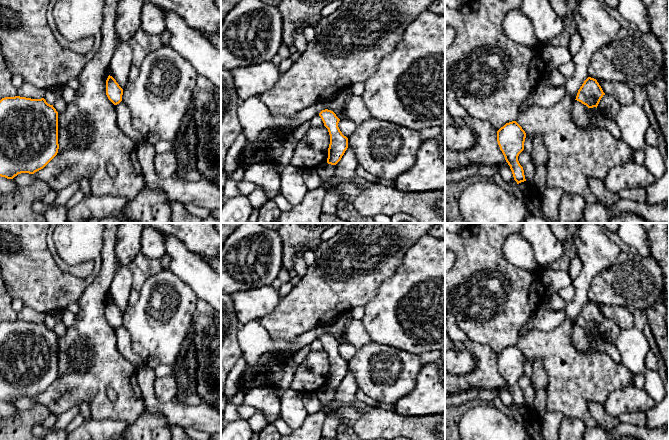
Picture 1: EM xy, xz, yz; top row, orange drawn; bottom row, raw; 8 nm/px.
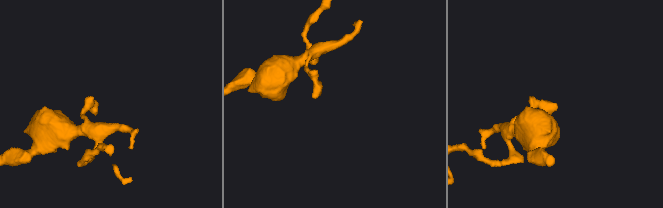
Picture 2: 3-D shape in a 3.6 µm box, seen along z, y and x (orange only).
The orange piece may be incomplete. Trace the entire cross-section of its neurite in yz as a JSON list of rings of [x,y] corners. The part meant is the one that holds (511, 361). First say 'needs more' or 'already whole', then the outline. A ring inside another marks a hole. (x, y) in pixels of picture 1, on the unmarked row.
already whole; [[[516,345],[506,347],[497,355],[498,369],[517,408],[526,405],[523,391],[518,385],[519,378],[524,374],[525,362],[525,355]]]

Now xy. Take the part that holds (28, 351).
already whole; [[[5,321],[0,324],[0,400],[13,403],[21,397],[34,398],[58,377],[58,336],[44,322]]]

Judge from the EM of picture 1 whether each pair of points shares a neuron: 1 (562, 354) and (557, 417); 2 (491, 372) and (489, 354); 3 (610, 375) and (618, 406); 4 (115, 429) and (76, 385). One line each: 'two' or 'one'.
1: two
2: one
3: two
4: two

